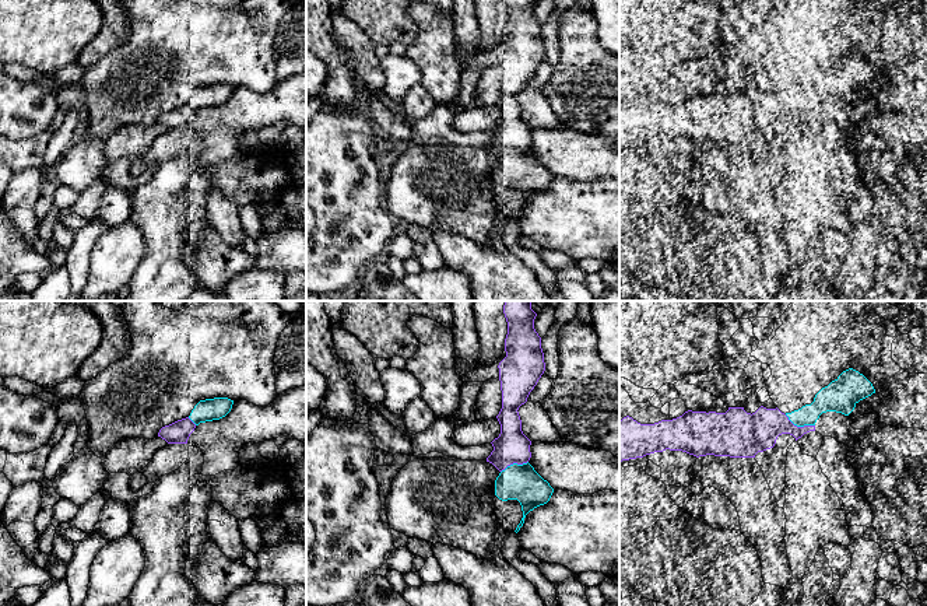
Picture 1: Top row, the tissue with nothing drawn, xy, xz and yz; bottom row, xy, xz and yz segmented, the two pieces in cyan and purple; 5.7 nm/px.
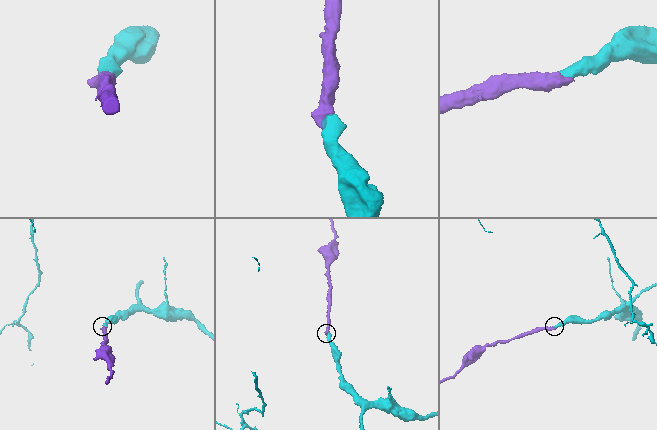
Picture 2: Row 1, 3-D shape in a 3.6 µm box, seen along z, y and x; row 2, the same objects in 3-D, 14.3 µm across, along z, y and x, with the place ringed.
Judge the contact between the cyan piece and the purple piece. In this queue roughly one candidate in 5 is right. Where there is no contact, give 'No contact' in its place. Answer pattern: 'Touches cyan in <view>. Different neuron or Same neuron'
Touches cyan in yz. Same neuron

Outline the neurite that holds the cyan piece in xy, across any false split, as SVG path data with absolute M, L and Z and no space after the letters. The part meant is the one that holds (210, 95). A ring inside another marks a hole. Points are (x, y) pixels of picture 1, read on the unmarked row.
M228 84L200 87L189 104L162 113L158 123L165 126L168 130L187 130L190 120L200 109L225 104L231 98L232 91L233 87Z

